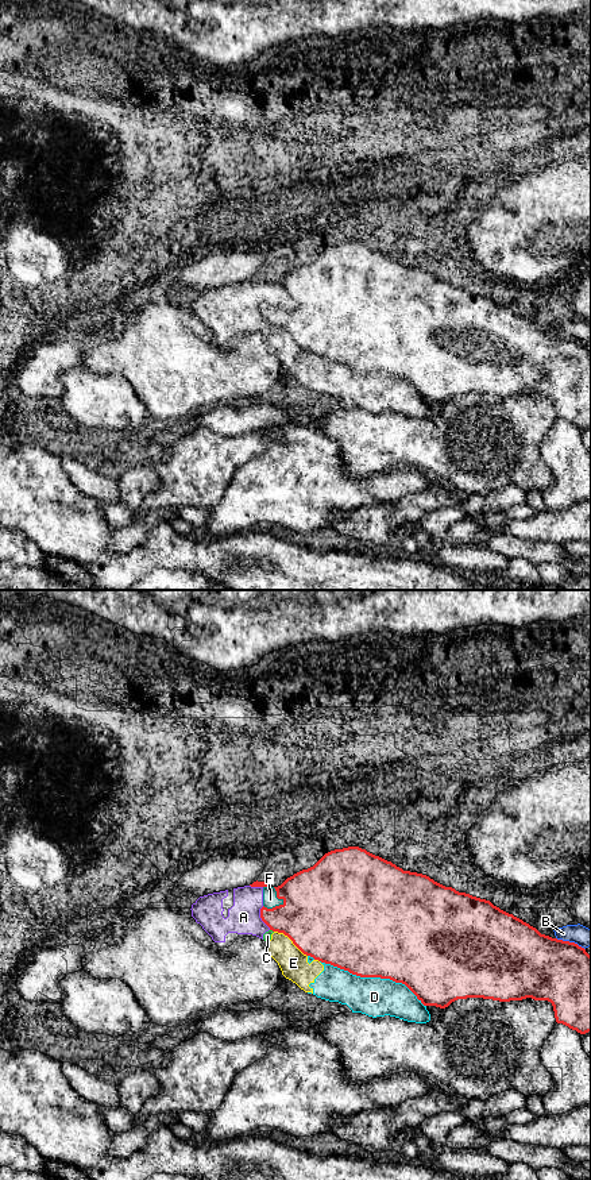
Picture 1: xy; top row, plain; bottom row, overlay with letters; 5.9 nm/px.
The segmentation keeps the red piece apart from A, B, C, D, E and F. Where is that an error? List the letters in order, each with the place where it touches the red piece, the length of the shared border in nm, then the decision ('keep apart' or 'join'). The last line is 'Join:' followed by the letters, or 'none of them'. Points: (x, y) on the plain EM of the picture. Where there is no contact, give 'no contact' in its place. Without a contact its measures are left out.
A: xy (261, 312) | 150 nm | keep apart
B: xy (571, 338) | 190 nm | keep apart
C: xy (271, 324) | 30 nm | keep apart
D: xy (373, 371) | 700 nm | keep apart
E: xy (290, 334) | 260 nm | keep apart
F: xy (284, 297) | 140 nm | keep apart
Join: none of them

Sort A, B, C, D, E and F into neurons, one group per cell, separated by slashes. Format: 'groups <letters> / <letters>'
groups A C D E F / B

